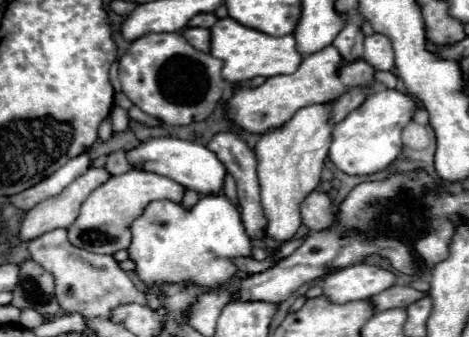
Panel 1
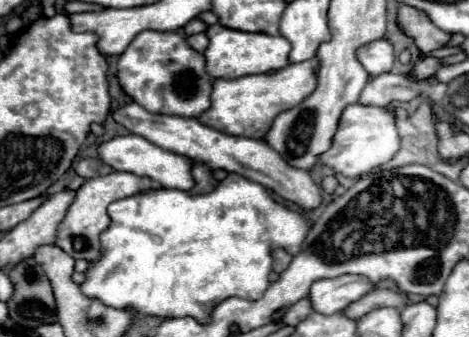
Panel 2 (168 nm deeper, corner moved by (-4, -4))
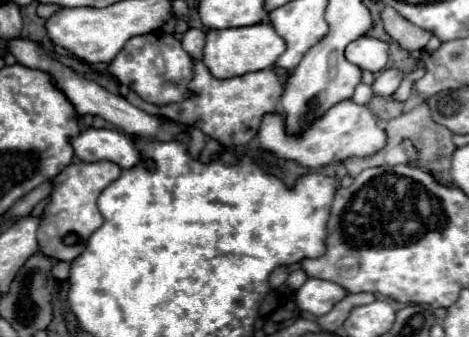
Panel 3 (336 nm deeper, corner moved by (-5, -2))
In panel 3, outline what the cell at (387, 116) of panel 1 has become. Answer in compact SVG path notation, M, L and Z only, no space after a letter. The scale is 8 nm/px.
M352 99L336 103L330 107L300 139L292 139L292 135L284 135L284 123L280 123L280 113L264 115L258 131L258 141L262 151L272 151L278 159L290 159L298 165L318 169L330 163L342 163L346 157L368 157L380 151L386 145L386 133L376 125L374 113L366 105L356 105Z

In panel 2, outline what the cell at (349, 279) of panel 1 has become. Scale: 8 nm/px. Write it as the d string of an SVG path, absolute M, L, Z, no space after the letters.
M341 275L335 279L315 281L309 291L309 299L315 311L331 315L347 309L351 301L365 297L371 289L375 289L375 285L371 285L371 281L363 275Z

